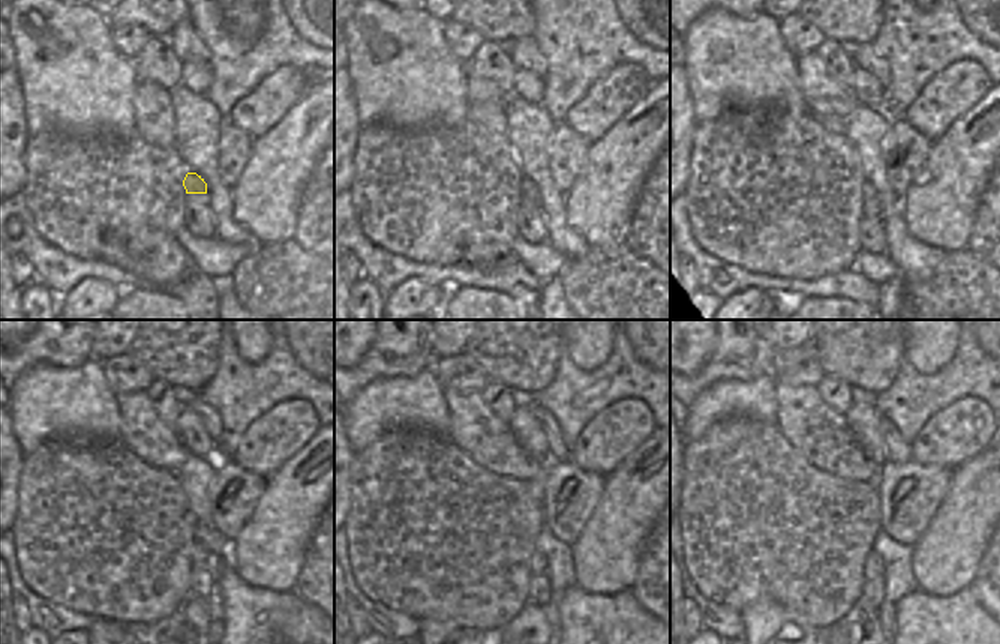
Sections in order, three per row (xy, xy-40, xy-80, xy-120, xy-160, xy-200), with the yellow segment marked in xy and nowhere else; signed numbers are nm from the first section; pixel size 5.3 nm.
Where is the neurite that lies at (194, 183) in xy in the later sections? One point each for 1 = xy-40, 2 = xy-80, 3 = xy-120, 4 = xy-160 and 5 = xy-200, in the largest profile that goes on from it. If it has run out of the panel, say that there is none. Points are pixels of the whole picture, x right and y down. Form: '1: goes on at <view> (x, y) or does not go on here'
1: goes on at xy-40 (529, 191)
2: goes on at xy-80 (871, 207)
3: goes on at xy-120 (200, 556)
4: goes on at xy-160 (537, 565)
5: goes on at xy-200 (873, 568)

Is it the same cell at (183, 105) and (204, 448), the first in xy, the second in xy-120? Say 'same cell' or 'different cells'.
different cells

